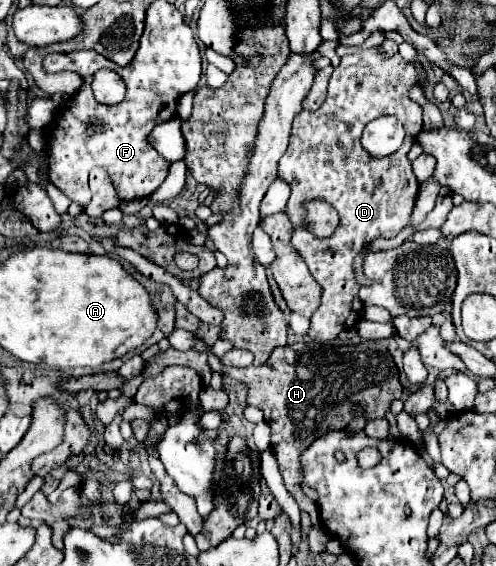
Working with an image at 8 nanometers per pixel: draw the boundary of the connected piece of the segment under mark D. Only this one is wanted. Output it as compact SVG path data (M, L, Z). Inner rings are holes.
M361 48L355 54L343 56L329 80L325 104L315 112L299 112L293 122L289 148L279 160L279 178L291 186L285 212L297 224L293 244L323 290L321 306L315 310L309 330L309 336L319 342L337 338L339 332L353 328L361 318L363 304L357 298L359 284L353 276L353 258L373 238L395 238L409 224L419 182L411 170L407 152L423 128L421 108L409 100L409 88L413 84L417 84L417 72L399 54L383 58L377 48ZM385 114L397 116L407 136L397 152L385 158L373 158L361 146L361 132L365 124ZM315 198L327 200L341 218L335 234L325 240L315 238L301 220L303 204Z

